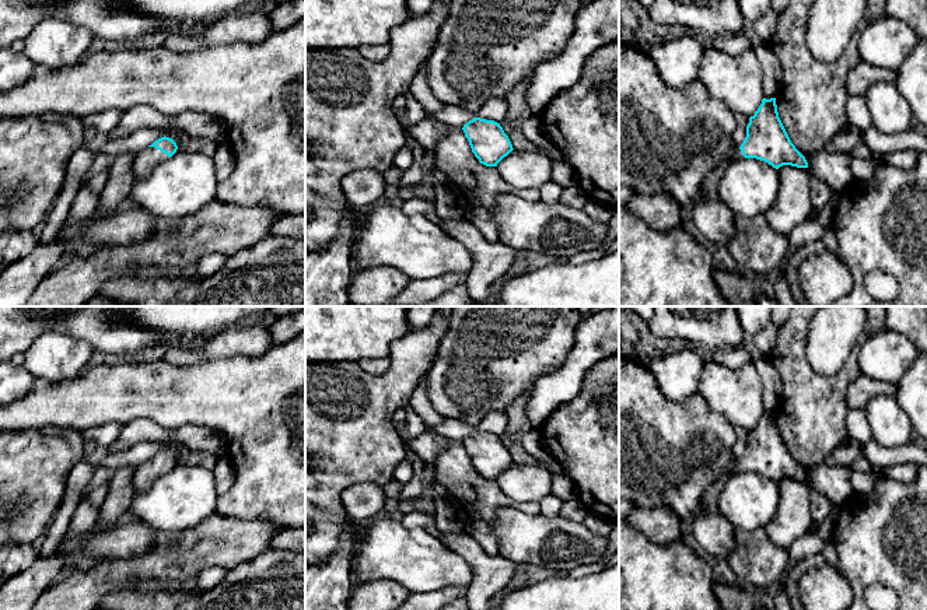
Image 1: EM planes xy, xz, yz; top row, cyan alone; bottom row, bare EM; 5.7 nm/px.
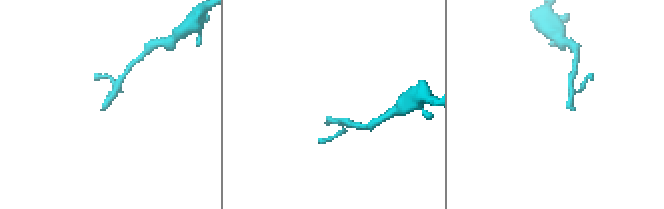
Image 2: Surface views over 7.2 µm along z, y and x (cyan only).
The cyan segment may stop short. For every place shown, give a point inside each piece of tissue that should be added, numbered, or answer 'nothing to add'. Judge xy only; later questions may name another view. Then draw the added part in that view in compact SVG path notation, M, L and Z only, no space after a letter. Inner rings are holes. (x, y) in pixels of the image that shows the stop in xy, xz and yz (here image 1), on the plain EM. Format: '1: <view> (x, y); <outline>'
1: xy (149, 472); M155 460L144 462L141 466L137 467L133 477L134 494L148 490L153 483L164 476L167 471L168 469L161 466Z

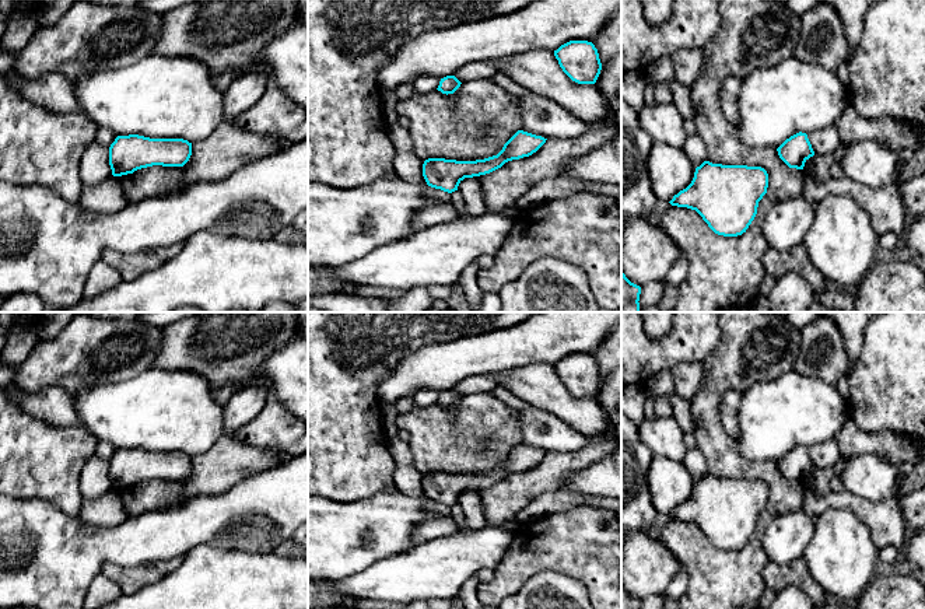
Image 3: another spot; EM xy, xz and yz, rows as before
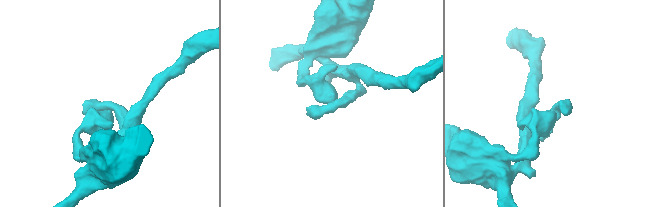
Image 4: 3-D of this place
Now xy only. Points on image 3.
nothing to add

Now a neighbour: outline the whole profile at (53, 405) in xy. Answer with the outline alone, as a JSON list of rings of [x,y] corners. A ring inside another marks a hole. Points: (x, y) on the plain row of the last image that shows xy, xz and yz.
[[[13,382],[4,389],[10,398],[28,414],[53,426],[83,427],[77,414],[73,395],[59,386],[49,386],[38,392],[24,392]]]

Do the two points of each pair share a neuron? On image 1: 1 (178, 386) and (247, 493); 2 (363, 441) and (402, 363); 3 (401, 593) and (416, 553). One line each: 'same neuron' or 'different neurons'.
1: same neuron
2: same neuron
3: different neurons

